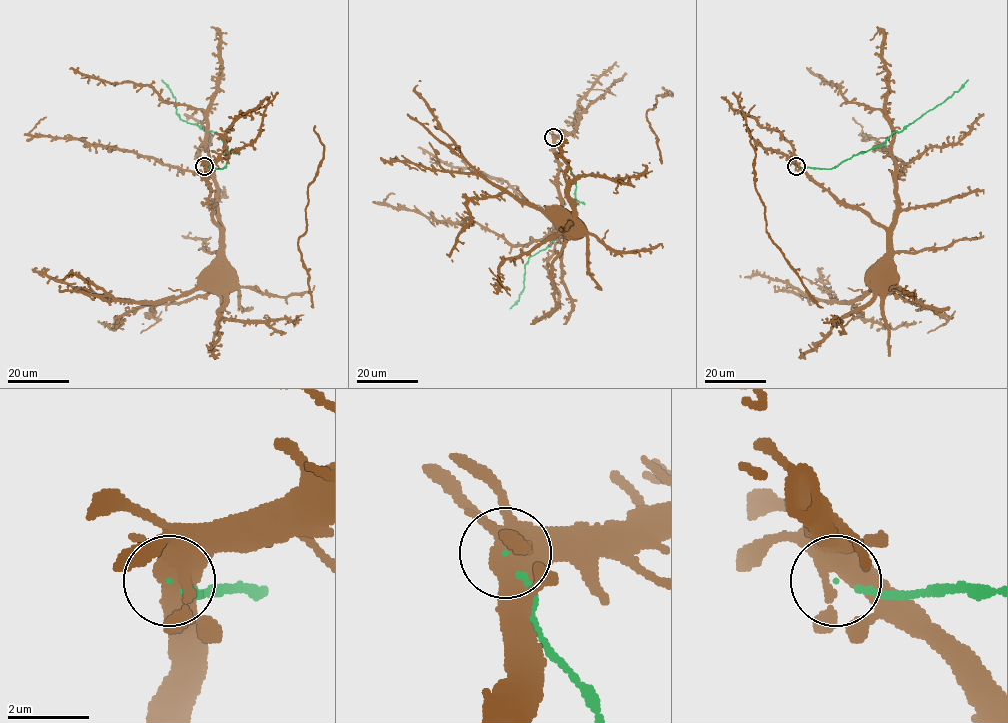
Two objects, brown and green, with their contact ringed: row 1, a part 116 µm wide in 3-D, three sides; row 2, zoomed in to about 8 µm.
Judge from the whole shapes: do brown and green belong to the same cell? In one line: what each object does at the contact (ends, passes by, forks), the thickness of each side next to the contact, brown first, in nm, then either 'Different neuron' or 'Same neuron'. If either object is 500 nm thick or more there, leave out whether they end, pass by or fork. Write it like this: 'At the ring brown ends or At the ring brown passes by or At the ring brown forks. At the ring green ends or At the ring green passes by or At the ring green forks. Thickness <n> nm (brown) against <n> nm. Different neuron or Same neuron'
At the ring brown forks. At the ring green ends. Thickness 460 nm (brown) against 100 nm. Different neuron

